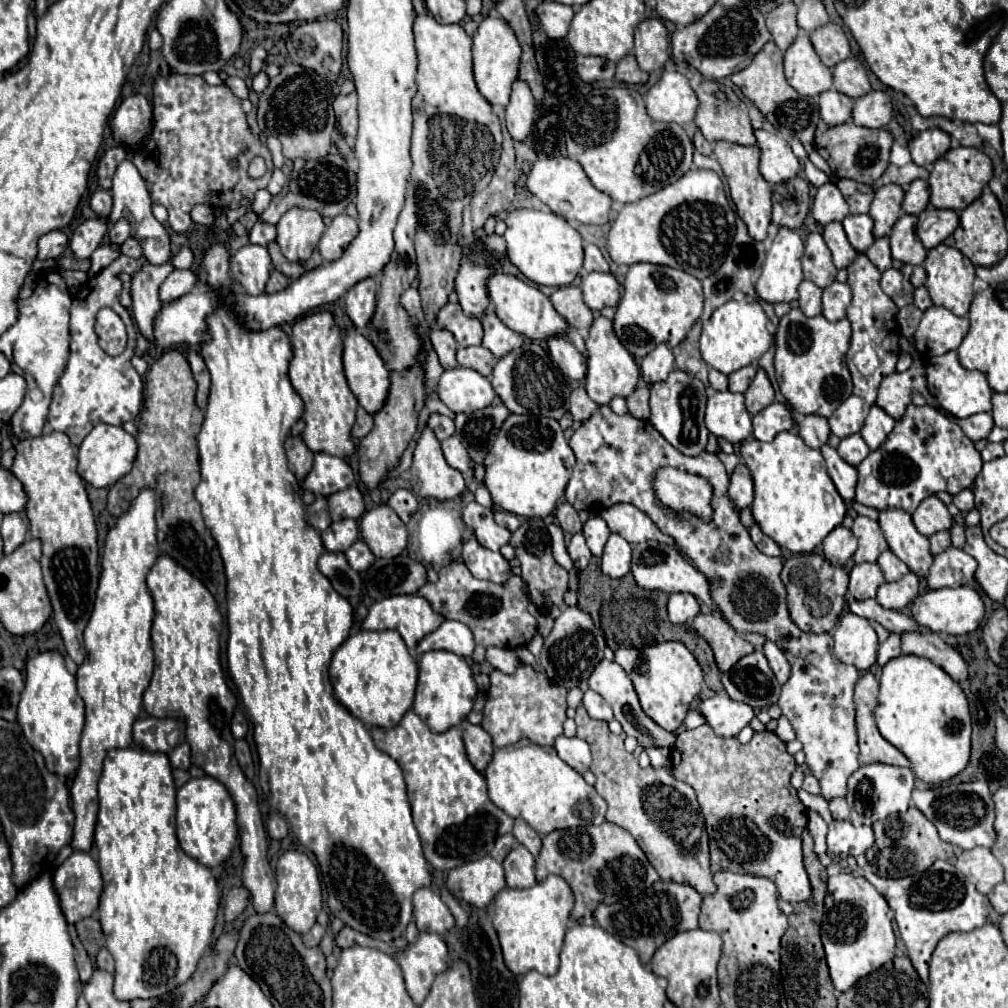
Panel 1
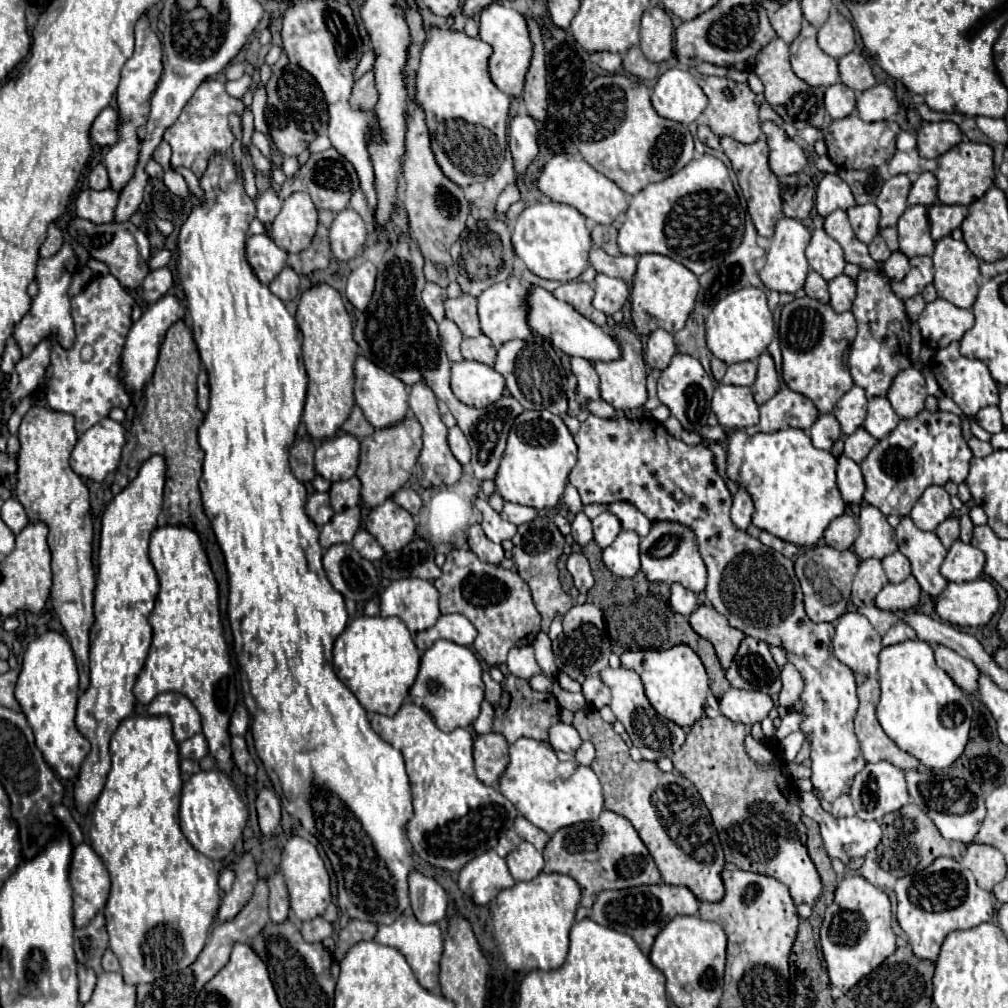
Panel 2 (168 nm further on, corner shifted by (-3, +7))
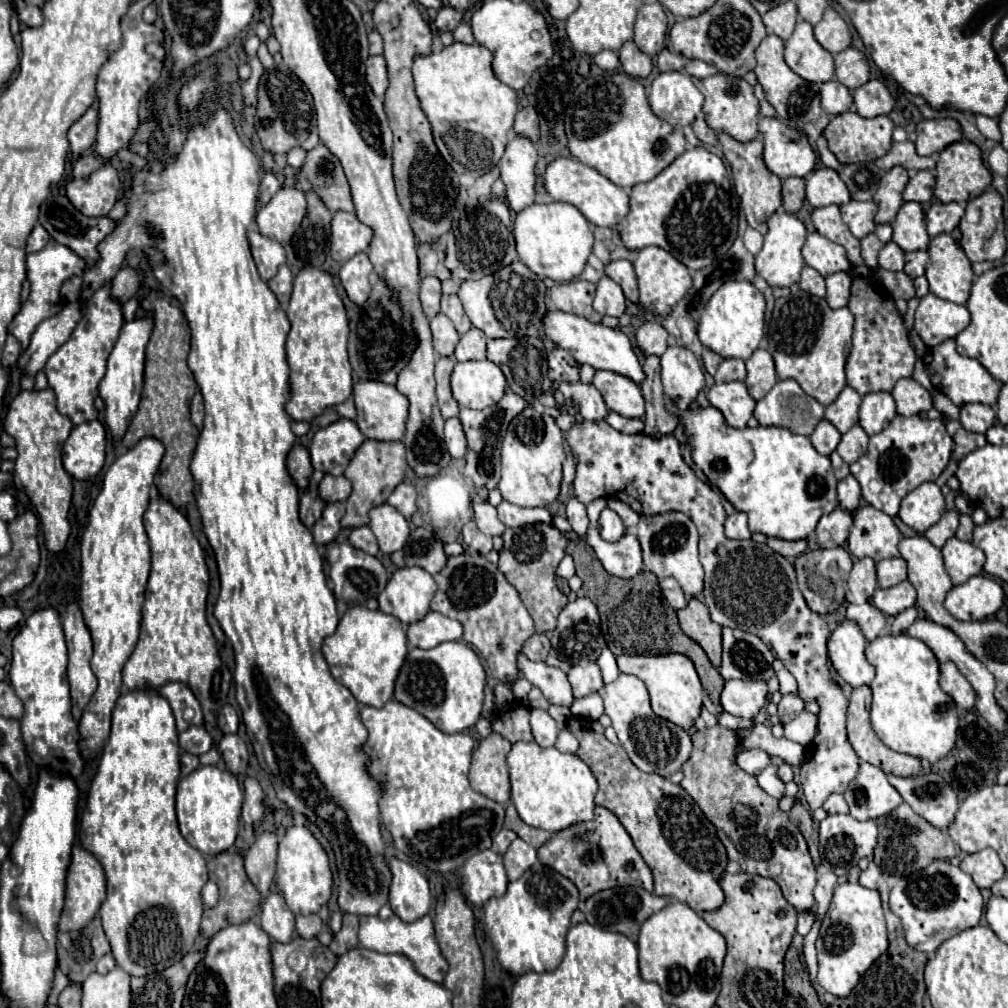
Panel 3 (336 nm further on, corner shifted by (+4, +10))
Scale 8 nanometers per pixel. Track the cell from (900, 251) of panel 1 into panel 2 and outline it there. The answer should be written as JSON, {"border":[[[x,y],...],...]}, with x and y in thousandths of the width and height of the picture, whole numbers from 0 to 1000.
{"border":[[[902,204],[892,216],[892,242],[894,250],[902,256],[924,254],[928,240],[922,232],[922,218],[918,204]]]}

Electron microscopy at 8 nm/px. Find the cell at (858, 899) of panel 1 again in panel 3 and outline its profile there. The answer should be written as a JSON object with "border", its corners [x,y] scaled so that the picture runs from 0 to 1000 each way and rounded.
{"border":[[[833,876],[827,882],[827,890],[821,906],[815,912],[813,930],[810,934],[812,943],[812,975],[829,989],[841,989],[849,979],[849,973],[859,961],[881,941],[881,926],[875,906],[873,888],[867,882],[859,882],[853,876]]]}

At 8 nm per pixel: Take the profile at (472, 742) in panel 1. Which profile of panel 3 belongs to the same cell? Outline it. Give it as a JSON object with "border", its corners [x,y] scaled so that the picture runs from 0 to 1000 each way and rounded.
{"border":[[[486,727],[476,733],[474,741],[468,747],[466,759],[466,779],[474,787],[500,797],[506,791],[506,775],[504,775],[504,759],[502,749],[508,737],[494,727]]]}

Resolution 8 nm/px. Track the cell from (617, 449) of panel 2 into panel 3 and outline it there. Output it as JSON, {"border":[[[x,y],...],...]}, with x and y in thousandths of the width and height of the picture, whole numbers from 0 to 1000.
{"border":[[[579,416],[562,430],[562,449],[573,457],[567,479],[573,497],[585,499],[593,493],[609,493],[635,511],[675,507],[688,517],[694,529],[694,559],[700,566],[698,594],[706,614],[716,622],[752,630],[790,672],[792,689],[798,695],[810,695],[813,699],[812,727],[806,739],[800,741],[794,763],[794,779],[804,803],[815,801],[825,787],[837,787],[851,765],[851,749],[839,731],[841,693],[821,662],[823,624],[813,610],[802,604],[790,580],[786,557],[762,545],[760,539],[750,541],[746,535],[728,537],[718,531],[720,507],[716,493],[681,461],[677,441],[669,432],[655,436],[641,430],[621,432],[601,418]]]}

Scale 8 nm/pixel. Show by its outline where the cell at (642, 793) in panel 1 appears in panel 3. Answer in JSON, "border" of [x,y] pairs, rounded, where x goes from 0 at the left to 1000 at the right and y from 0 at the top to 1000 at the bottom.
{"border":[[[565,711],[560,719],[575,735],[571,749],[585,761],[593,775],[591,799],[607,805],[627,830],[631,842],[649,866],[649,886],[683,896],[692,906],[712,902],[718,896],[712,870],[720,862],[722,850],[710,830],[708,818],[698,811],[688,793],[665,773],[635,765],[615,739],[599,731],[599,721],[593,715]]]}

